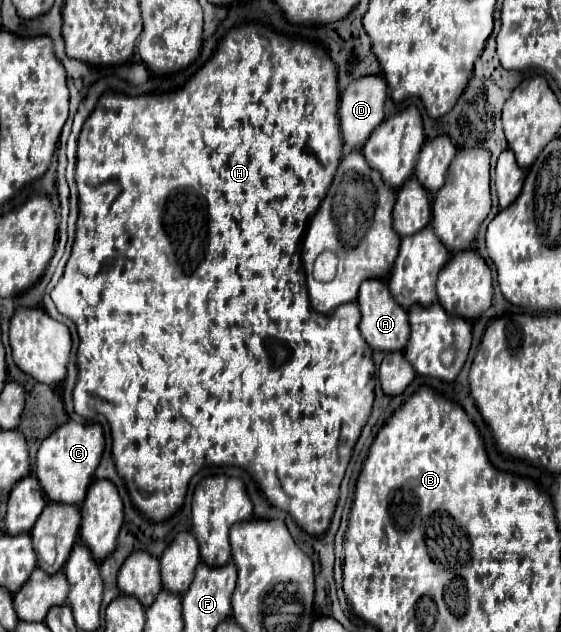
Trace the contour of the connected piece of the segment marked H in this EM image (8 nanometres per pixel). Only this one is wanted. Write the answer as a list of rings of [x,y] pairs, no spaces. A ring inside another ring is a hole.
[[[249,23],[233,27],[219,43],[215,55],[183,89],[137,97],[105,93],[81,129],[75,173],[79,189],[77,235],[65,273],[51,291],[51,299],[57,311],[77,325],[79,333],[79,381],[73,391],[75,411],[83,417],[99,413],[109,421],[117,473],[125,481],[133,505],[153,523],[163,523],[181,509],[191,477],[207,463],[233,465],[249,471],[269,503],[289,511],[295,523],[309,535],[323,535],[331,523],[339,499],[339,485],[371,413],[375,385],[371,349],[359,333],[357,303],[337,307],[331,315],[311,311],[299,257],[309,219],[313,219],[341,163],[343,139],[337,109],[337,69],[323,47],[303,45],[301,41],[275,35],[263,25]]]

